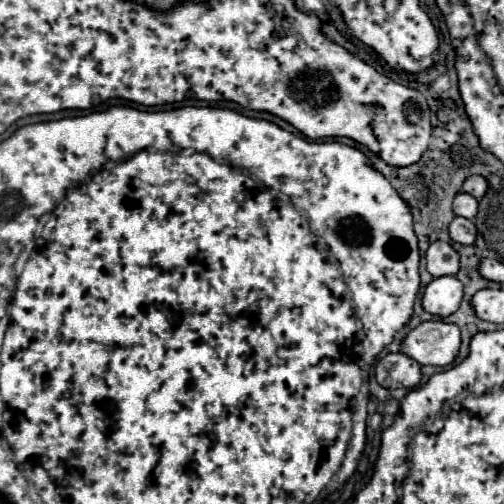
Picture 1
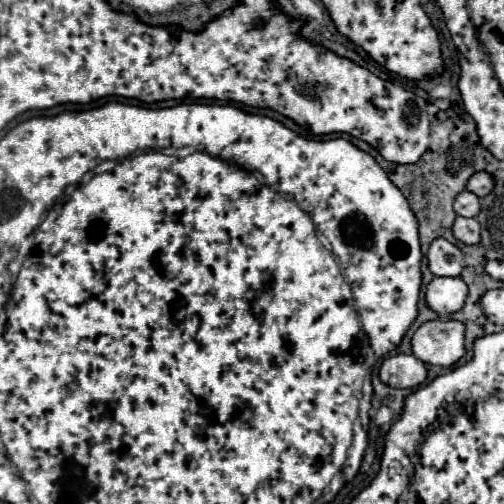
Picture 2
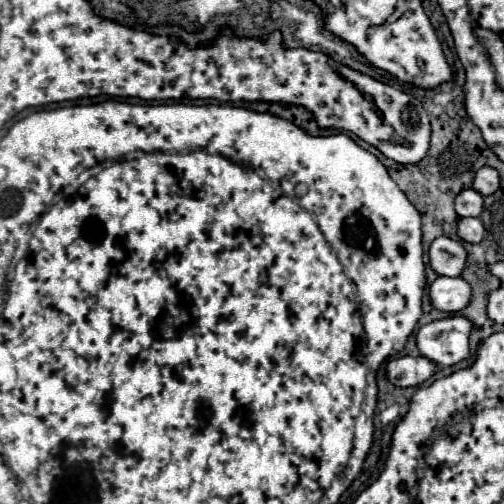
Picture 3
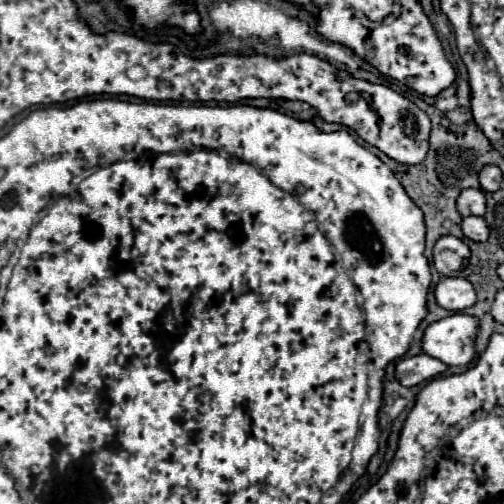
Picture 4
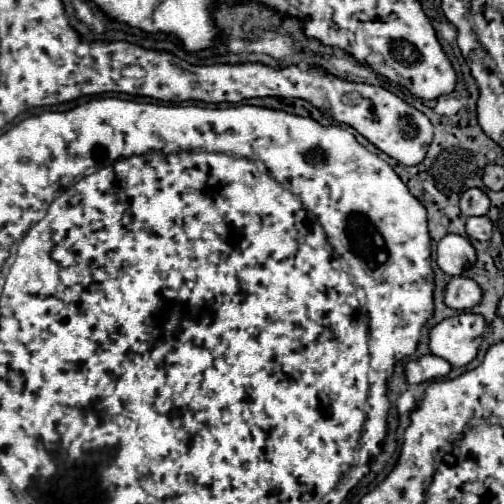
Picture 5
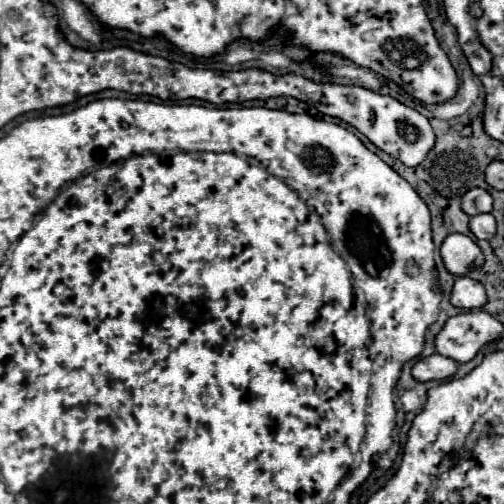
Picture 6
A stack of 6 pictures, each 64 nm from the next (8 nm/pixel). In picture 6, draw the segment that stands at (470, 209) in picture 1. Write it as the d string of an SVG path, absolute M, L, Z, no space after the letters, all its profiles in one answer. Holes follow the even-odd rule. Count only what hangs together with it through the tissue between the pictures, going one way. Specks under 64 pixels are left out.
M472 188L462 196L462 210L468 216L492 212L492 196L482 188Z

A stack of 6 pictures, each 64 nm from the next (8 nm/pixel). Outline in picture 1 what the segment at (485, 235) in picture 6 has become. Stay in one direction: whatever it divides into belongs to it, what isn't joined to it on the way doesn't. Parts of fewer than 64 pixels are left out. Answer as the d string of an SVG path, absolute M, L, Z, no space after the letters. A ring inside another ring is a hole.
M454 218L450 222L448 234L458 244L474 244L474 240L476 240L476 228L474 228L472 220L466 220L466 218Z

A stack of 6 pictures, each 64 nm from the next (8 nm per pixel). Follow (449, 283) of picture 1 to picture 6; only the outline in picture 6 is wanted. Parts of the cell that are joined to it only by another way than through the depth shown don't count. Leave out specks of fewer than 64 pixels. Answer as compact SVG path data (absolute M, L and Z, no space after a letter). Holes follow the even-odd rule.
M458 276L452 286L450 304L464 310L480 310L486 304L484 286L468 276Z

